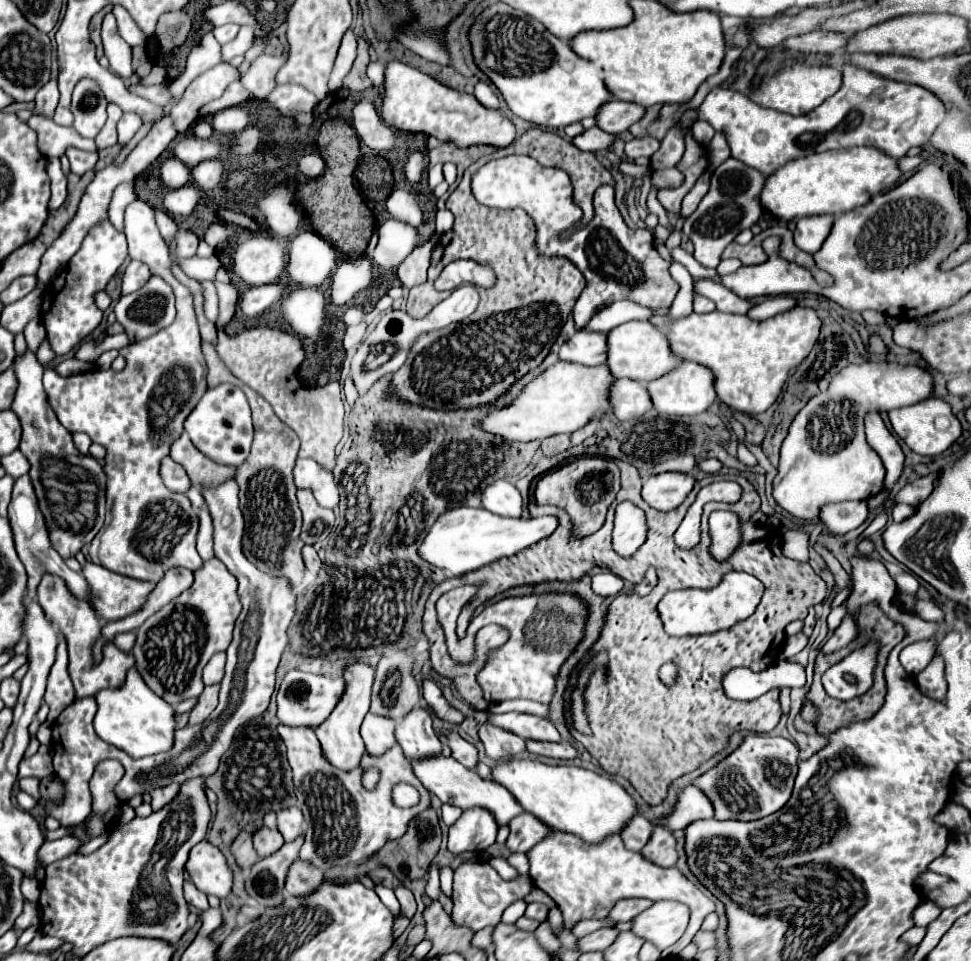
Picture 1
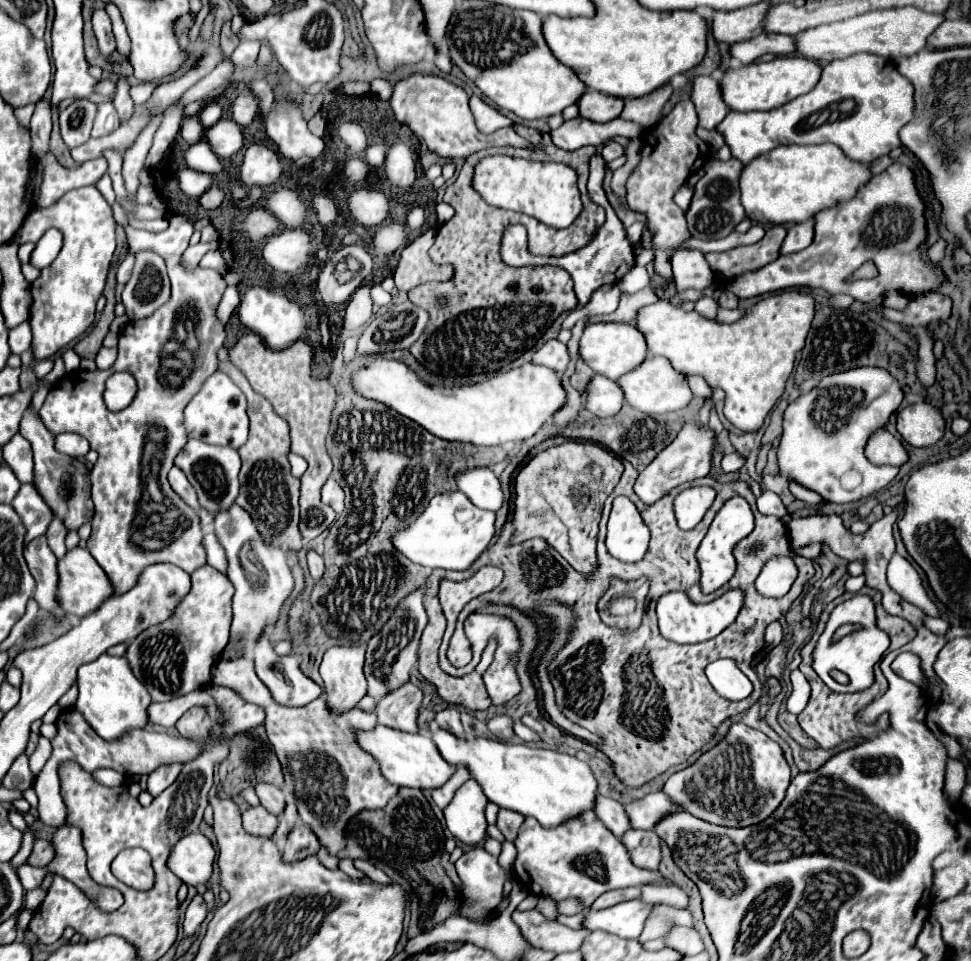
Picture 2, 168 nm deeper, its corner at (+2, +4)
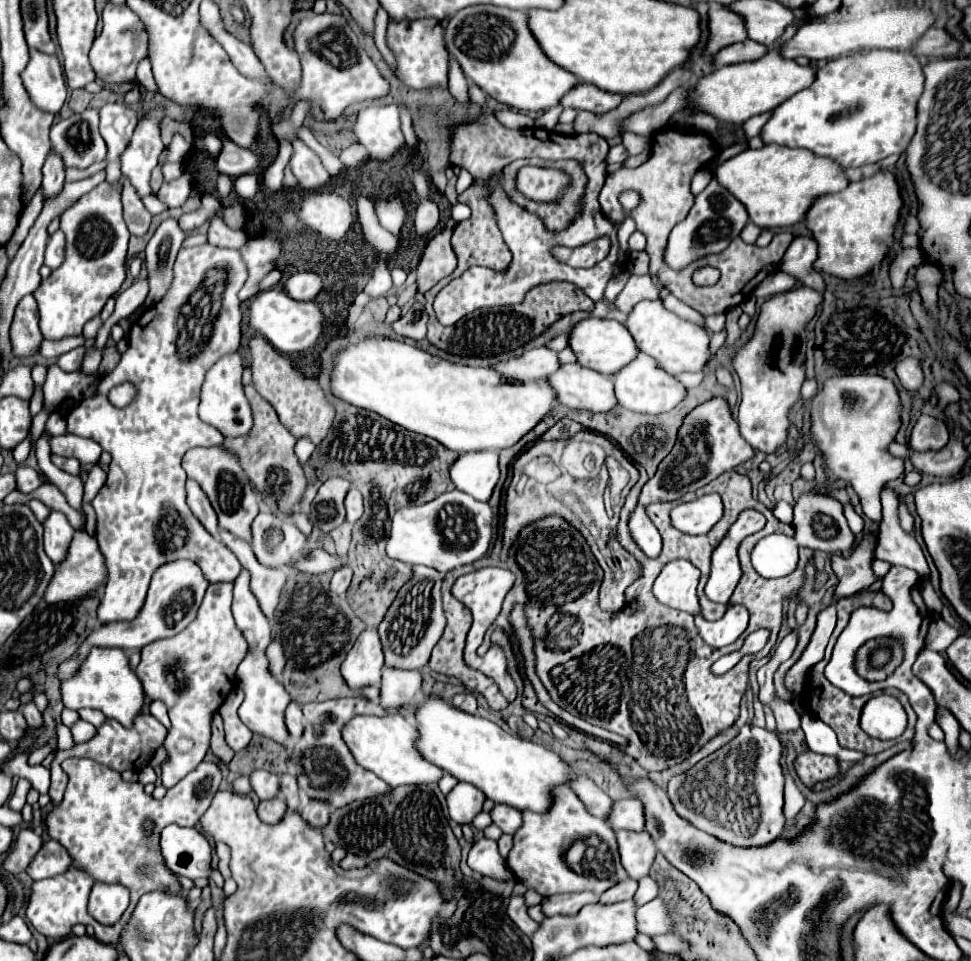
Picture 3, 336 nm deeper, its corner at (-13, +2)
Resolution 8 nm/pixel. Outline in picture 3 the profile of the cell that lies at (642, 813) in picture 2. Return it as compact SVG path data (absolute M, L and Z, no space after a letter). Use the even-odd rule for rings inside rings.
M617 800L611 816L607 818L607 822L613 830L623 828L623 830L641 832L641 830L645 830L643 804L639 800Z

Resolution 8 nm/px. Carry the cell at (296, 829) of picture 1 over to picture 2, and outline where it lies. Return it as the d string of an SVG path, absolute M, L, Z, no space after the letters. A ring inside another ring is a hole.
M258 782L258 784L254 786L254 790L256 790L256 796L260 798L260 804L262 804L268 812L272 812L272 814L278 816L278 814L284 810L284 794L282 794L280 788L276 788L276 786L272 786L272 784Z

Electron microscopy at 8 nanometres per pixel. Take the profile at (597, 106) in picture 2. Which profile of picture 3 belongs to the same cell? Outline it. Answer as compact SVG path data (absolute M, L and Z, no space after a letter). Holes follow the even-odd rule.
M577 84L571 92L567 92L561 100L563 108L575 108L575 110L587 110L593 114L607 114L615 110L623 102L623 96L619 94L607 94L605 90L599 90L591 84Z

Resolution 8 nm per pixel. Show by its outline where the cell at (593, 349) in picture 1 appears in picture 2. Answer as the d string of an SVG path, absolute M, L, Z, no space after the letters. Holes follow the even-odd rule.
M548 340L544 342L542 348L538 348L530 360L532 364L546 366L558 374L562 374L568 366L568 350L566 344L560 344L558 340Z

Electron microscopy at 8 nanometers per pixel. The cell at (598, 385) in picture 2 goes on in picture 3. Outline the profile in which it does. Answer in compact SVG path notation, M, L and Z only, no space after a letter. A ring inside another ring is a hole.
M563 364L555 374L549 376L549 382L551 382L553 390L557 392L559 402L569 408L577 408L577 410L585 408L589 412L607 412L617 406L611 378L603 376L595 370L589 370L589 368L581 368L579 364Z

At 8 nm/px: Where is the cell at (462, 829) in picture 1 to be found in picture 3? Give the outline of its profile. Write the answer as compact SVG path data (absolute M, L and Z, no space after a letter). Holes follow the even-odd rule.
M459 782L447 794L449 816L461 826L473 822L473 818L483 810L483 802L485 794L477 786L471 786L469 782Z

